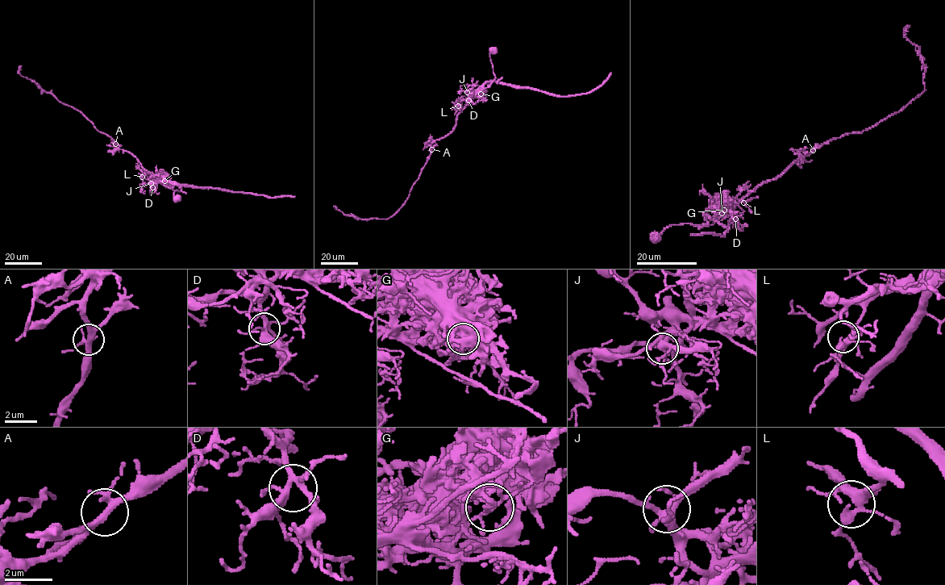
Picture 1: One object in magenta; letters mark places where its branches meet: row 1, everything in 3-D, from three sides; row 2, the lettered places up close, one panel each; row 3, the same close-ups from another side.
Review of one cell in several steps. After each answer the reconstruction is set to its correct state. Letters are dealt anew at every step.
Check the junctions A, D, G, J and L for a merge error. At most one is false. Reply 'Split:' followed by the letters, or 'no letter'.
Split: G

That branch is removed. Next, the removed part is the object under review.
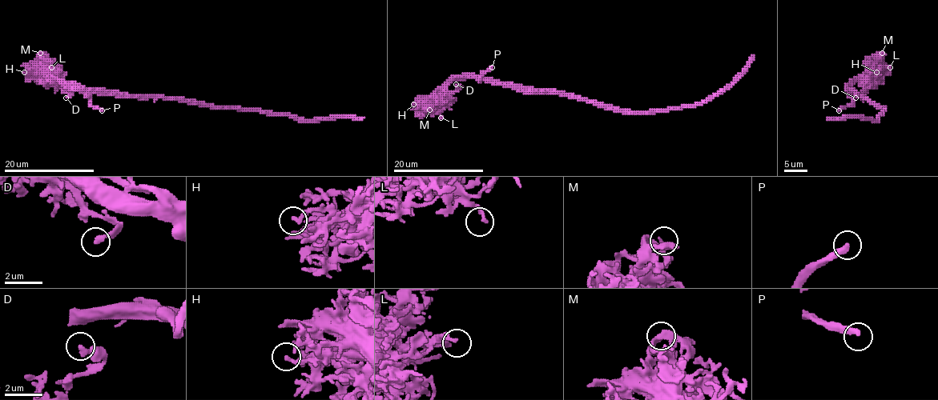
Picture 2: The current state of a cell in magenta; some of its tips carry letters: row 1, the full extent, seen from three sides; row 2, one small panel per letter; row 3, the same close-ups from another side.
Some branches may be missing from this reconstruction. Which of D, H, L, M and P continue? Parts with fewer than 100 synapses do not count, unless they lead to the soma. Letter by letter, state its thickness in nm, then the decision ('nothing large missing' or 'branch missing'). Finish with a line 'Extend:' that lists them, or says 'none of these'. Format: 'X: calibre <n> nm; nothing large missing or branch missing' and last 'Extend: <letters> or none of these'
D: calibre 300 nm; nothing large missing
H: calibre 220 nm; nothing large missing
L: calibre 200 nm; nothing large missing
M: calibre 200 nm; nothing large missing
P: calibre 320 nm; branch missing
Extend: P

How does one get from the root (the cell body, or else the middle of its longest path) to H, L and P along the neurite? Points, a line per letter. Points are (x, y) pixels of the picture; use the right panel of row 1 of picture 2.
H: (873, 103), (867, 98), (855, 94), (849, 88), (855, 82), (876, 72)
L: (873, 103), (867, 98), (855, 94), (849, 88), (857, 81), (869, 78), (876, 70), (890, 67)
P: (873, 103), (867, 98), (850, 94), (852, 103), (839, 110)

